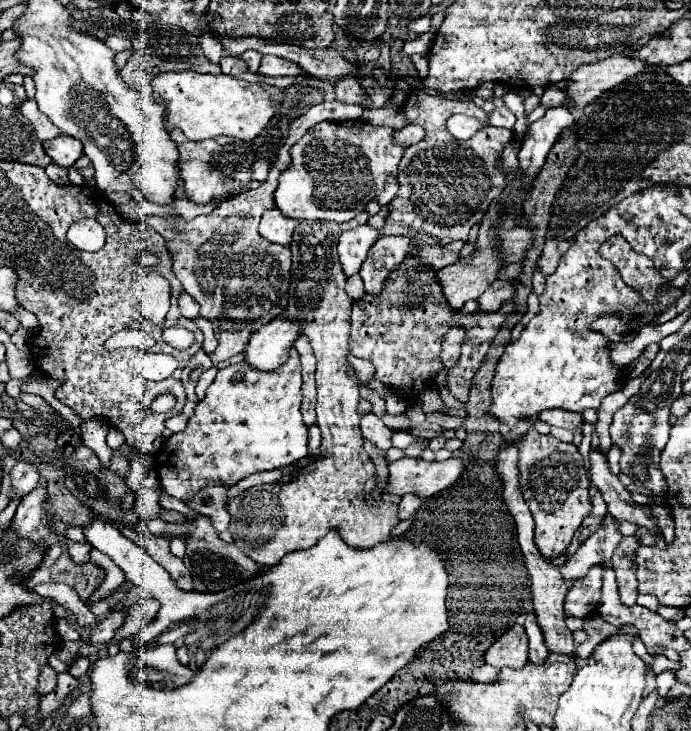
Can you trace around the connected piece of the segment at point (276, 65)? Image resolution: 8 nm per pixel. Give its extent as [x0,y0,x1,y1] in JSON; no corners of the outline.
[259,55,303,77]

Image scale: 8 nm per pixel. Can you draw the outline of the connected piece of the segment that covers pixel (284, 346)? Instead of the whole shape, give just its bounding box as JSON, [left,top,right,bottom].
[245,313,303,371]

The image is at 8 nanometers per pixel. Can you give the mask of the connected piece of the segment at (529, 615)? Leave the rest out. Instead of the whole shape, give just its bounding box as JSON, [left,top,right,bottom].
[525,603,547,664]

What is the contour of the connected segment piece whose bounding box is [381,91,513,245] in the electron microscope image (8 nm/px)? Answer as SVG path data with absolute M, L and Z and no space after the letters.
M411 91L403 105L403 113L409 119L409 123L423 125L427 135L423 141L407 147L401 163L399 163L399 191L395 199L389 203L391 209L387 213L385 227L381 229L381 235L403 235L407 229L413 229L417 233L427 233L435 239L439 239L441 245L449 245L451 241L467 241L469 229L485 215L491 201L505 189L505 175L497 169L497 155L503 151L503 147L513 139L513 133L499 127L485 127L479 133L475 133L467 141L457 141L447 131L447 119L453 113L463 113L465 107L477 107L473 101L453 101L445 97L435 97L423 91Z

